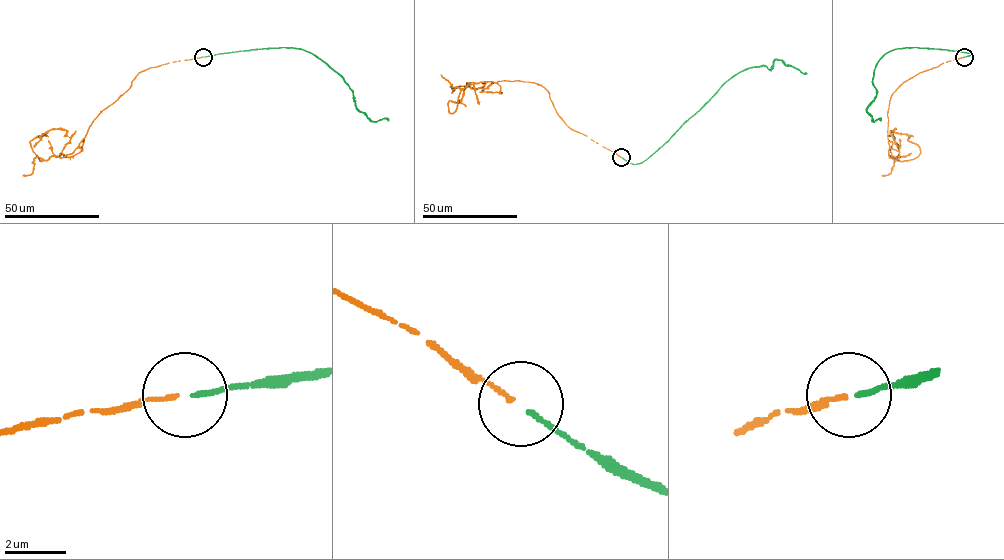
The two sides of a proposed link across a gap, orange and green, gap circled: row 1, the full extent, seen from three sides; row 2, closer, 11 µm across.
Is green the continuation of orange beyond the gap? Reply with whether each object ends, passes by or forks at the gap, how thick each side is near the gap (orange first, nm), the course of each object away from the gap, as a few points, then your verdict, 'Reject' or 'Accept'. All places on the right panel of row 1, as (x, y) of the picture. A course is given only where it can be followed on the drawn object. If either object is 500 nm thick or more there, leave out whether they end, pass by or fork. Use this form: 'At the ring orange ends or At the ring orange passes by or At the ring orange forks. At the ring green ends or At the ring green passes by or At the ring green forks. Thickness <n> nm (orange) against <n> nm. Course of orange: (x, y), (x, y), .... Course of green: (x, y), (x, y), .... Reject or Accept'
At the ring orange ends. At the ring green ends. Thickness 130 nm (orange) against 150 nm. Course of orange: (964, 56), (919, 73), (892, 94), (889, 157), (908, 160), (920, 154), (920, 148), (896, 129), (889, 136). Course of green: (965, 56), (971, 55), (916, 47), (886, 53), (874, 70), (876, 96), (866, 109), (873, 121), (881, 120). Accept

